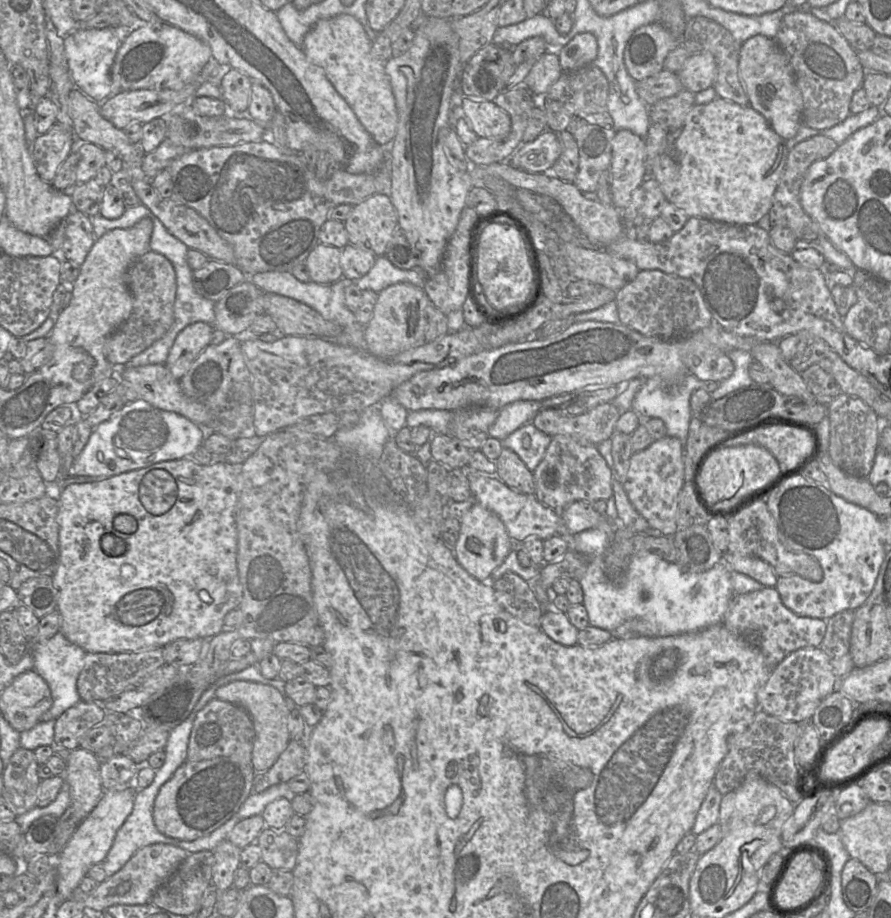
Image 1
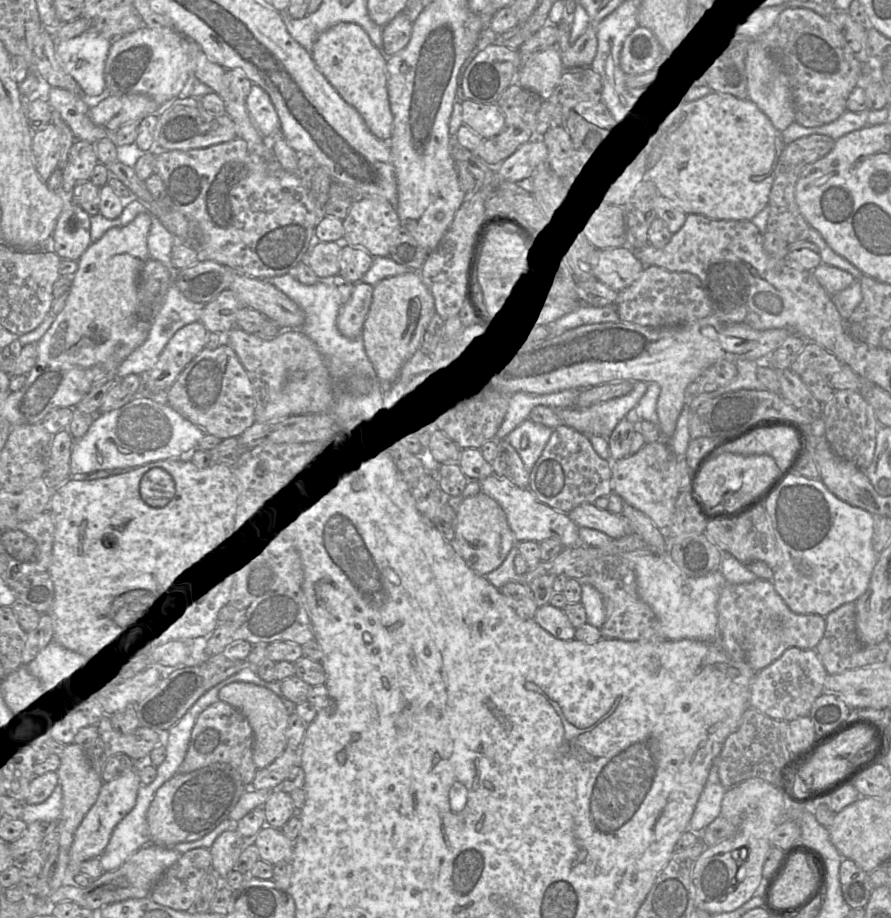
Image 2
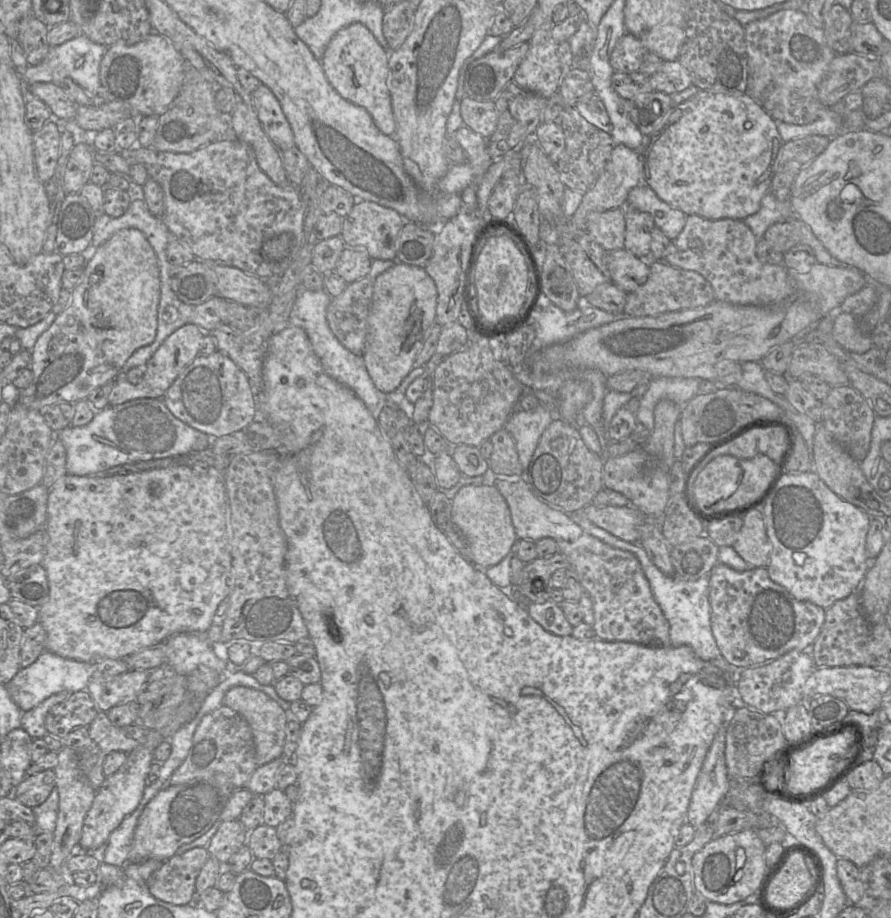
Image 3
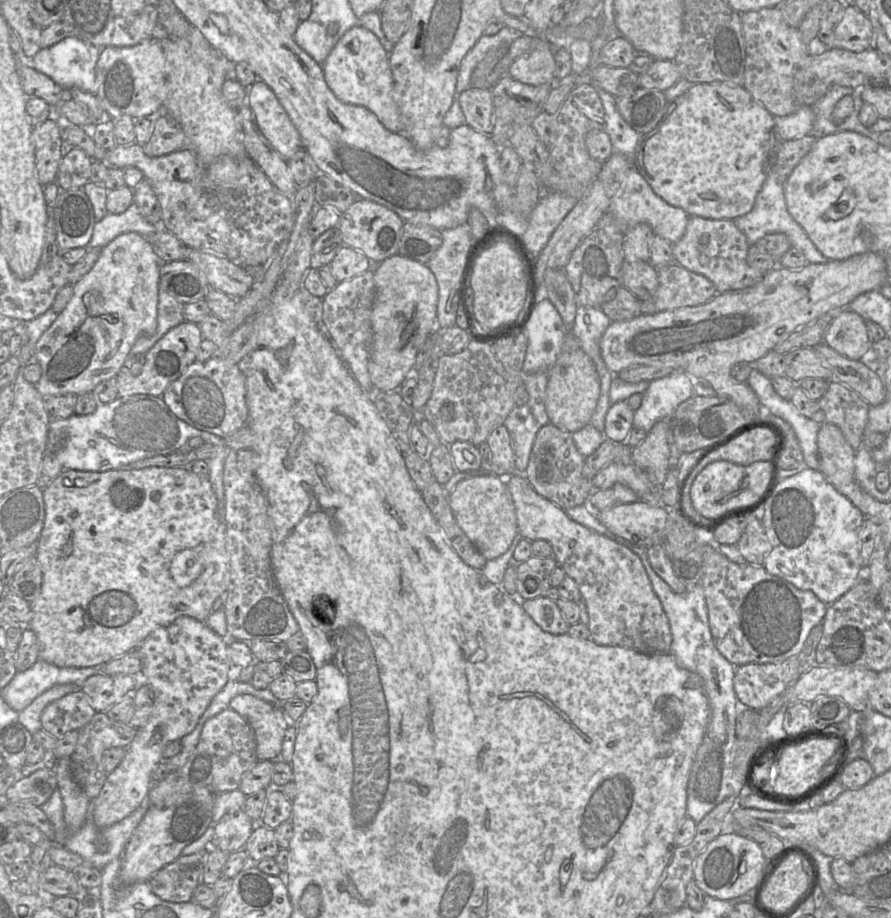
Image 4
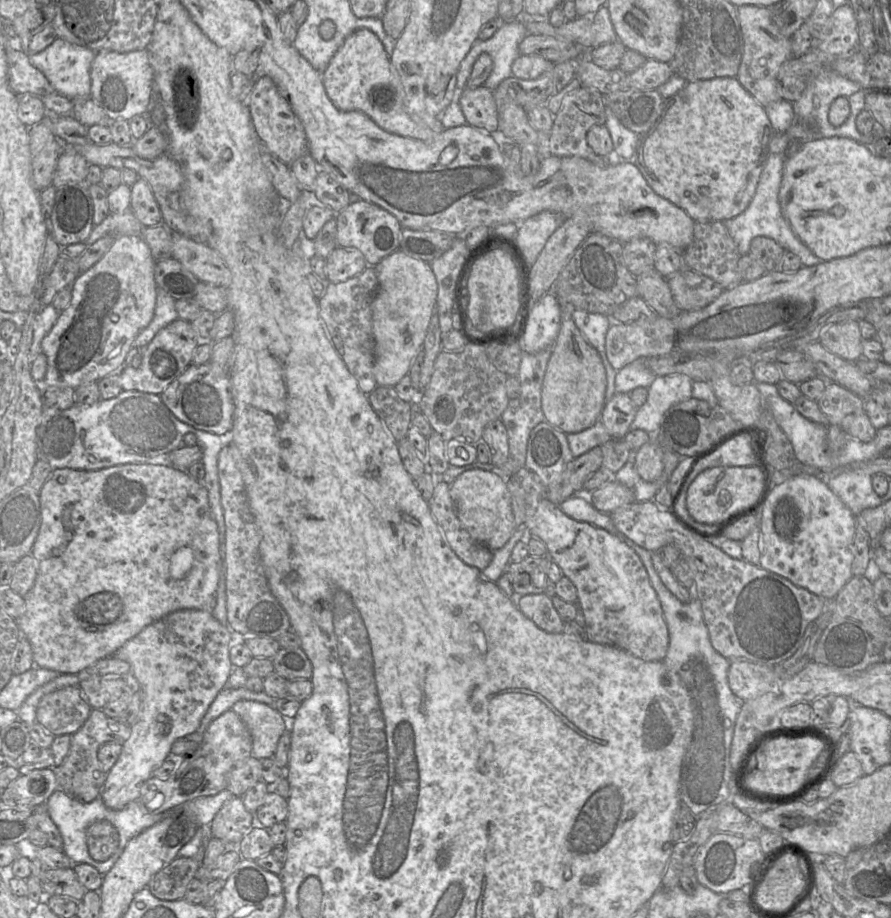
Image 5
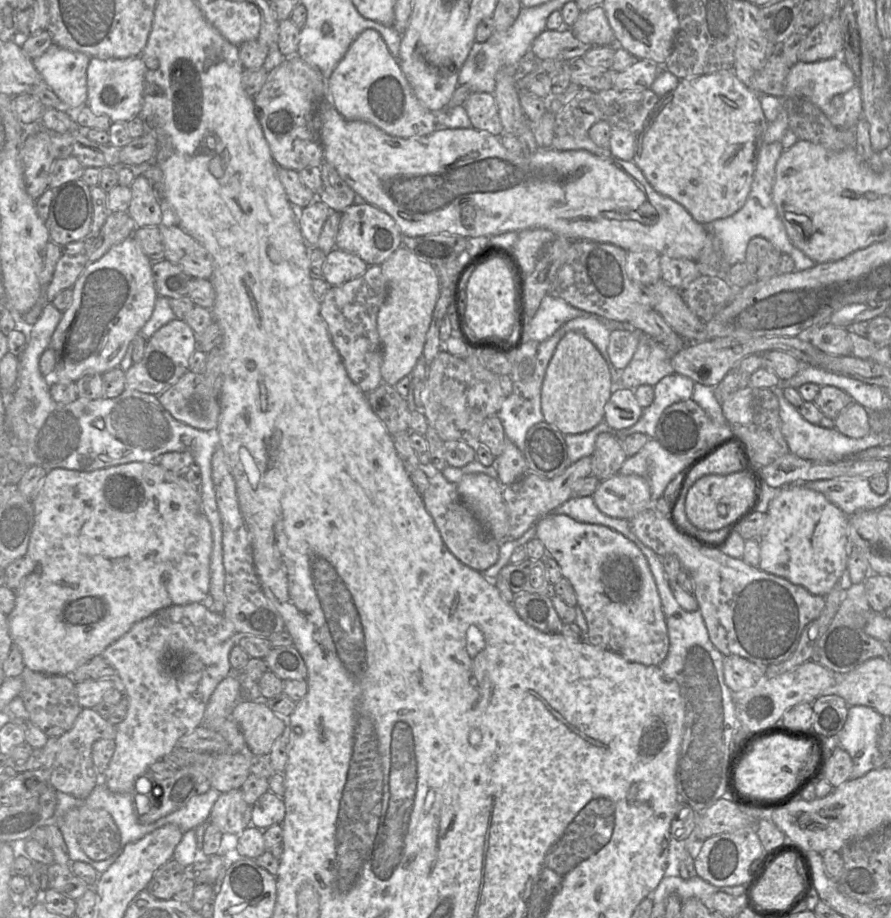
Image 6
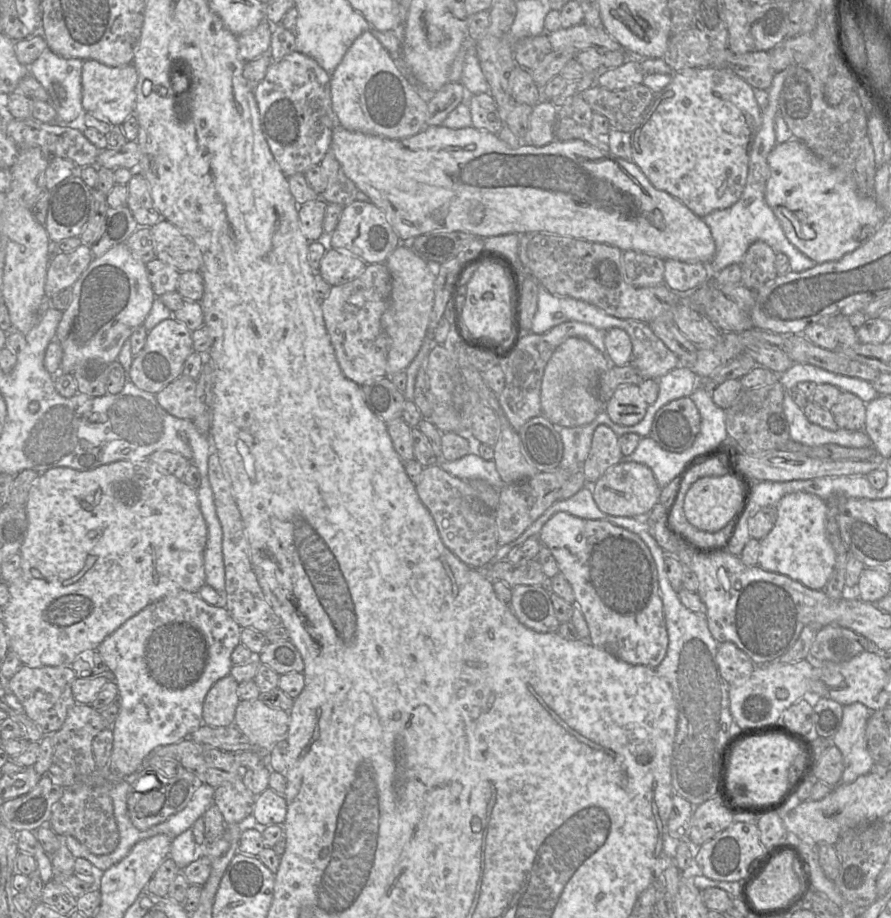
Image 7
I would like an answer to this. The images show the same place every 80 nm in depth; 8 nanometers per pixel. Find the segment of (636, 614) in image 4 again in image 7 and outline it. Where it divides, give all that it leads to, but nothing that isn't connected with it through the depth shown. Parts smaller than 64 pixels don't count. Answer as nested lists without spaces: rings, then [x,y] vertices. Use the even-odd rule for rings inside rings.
[[[558,512],[543,525],[538,539],[550,550],[560,573],[572,586],[576,605],[589,628],[587,641],[624,662],[656,668],[666,656],[669,637],[656,563],[641,537],[604,520],[583,519]]]

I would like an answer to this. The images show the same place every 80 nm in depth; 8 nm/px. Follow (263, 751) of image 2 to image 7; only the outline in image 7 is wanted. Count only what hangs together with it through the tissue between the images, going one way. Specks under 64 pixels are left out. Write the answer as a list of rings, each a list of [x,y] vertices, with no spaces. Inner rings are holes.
[[[260,699],[240,700],[235,711],[234,726],[262,751],[270,752],[279,740],[287,740],[289,713],[270,708]]]

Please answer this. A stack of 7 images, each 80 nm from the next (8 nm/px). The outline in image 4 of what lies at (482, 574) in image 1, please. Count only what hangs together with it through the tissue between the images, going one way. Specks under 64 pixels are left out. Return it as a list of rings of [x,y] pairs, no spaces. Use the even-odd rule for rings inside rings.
[[[484,474],[463,479],[448,494],[448,502],[459,527],[487,560],[495,559],[509,549],[518,534],[518,525],[505,478]]]

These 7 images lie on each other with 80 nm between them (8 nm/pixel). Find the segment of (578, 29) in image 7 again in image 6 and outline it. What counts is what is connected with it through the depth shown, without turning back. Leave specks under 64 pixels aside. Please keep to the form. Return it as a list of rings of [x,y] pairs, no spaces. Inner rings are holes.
[[[563,27],[556,31],[543,31],[533,41],[530,52],[538,60],[558,59],[568,61],[583,57],[592,47],[593,45],[578,40],[569,27]]]

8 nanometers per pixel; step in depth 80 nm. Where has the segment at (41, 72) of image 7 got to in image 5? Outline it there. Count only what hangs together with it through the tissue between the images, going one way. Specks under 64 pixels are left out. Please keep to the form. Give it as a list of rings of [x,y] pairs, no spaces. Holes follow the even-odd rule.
[[[57,37],[41,52],[29,54],[29,62],[45,75],[57,93],[73,100],[90,97],[90,68],[95,55],[88,48]]]

